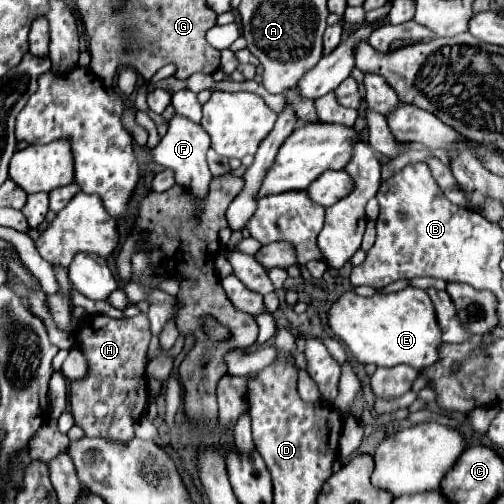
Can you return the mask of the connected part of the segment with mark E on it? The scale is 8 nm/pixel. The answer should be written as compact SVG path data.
M408 286L396 294L376 294L372 298L346 292L332 306L328 322L334 334L362 364L386 368L408 364L416 370L424 370L440 360L442 330L436 320L434 304L424 290Z

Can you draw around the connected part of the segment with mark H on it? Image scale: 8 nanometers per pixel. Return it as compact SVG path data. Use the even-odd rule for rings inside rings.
M144 314L114 320L108 316L86 318L78 332L76 342L88 360L88 376L72 382L70 410L76 424L90 438L110 438L126 444L134 438L134 422L144 414L148 404L148 384L144 378L144 358L150 344L150 322Z

